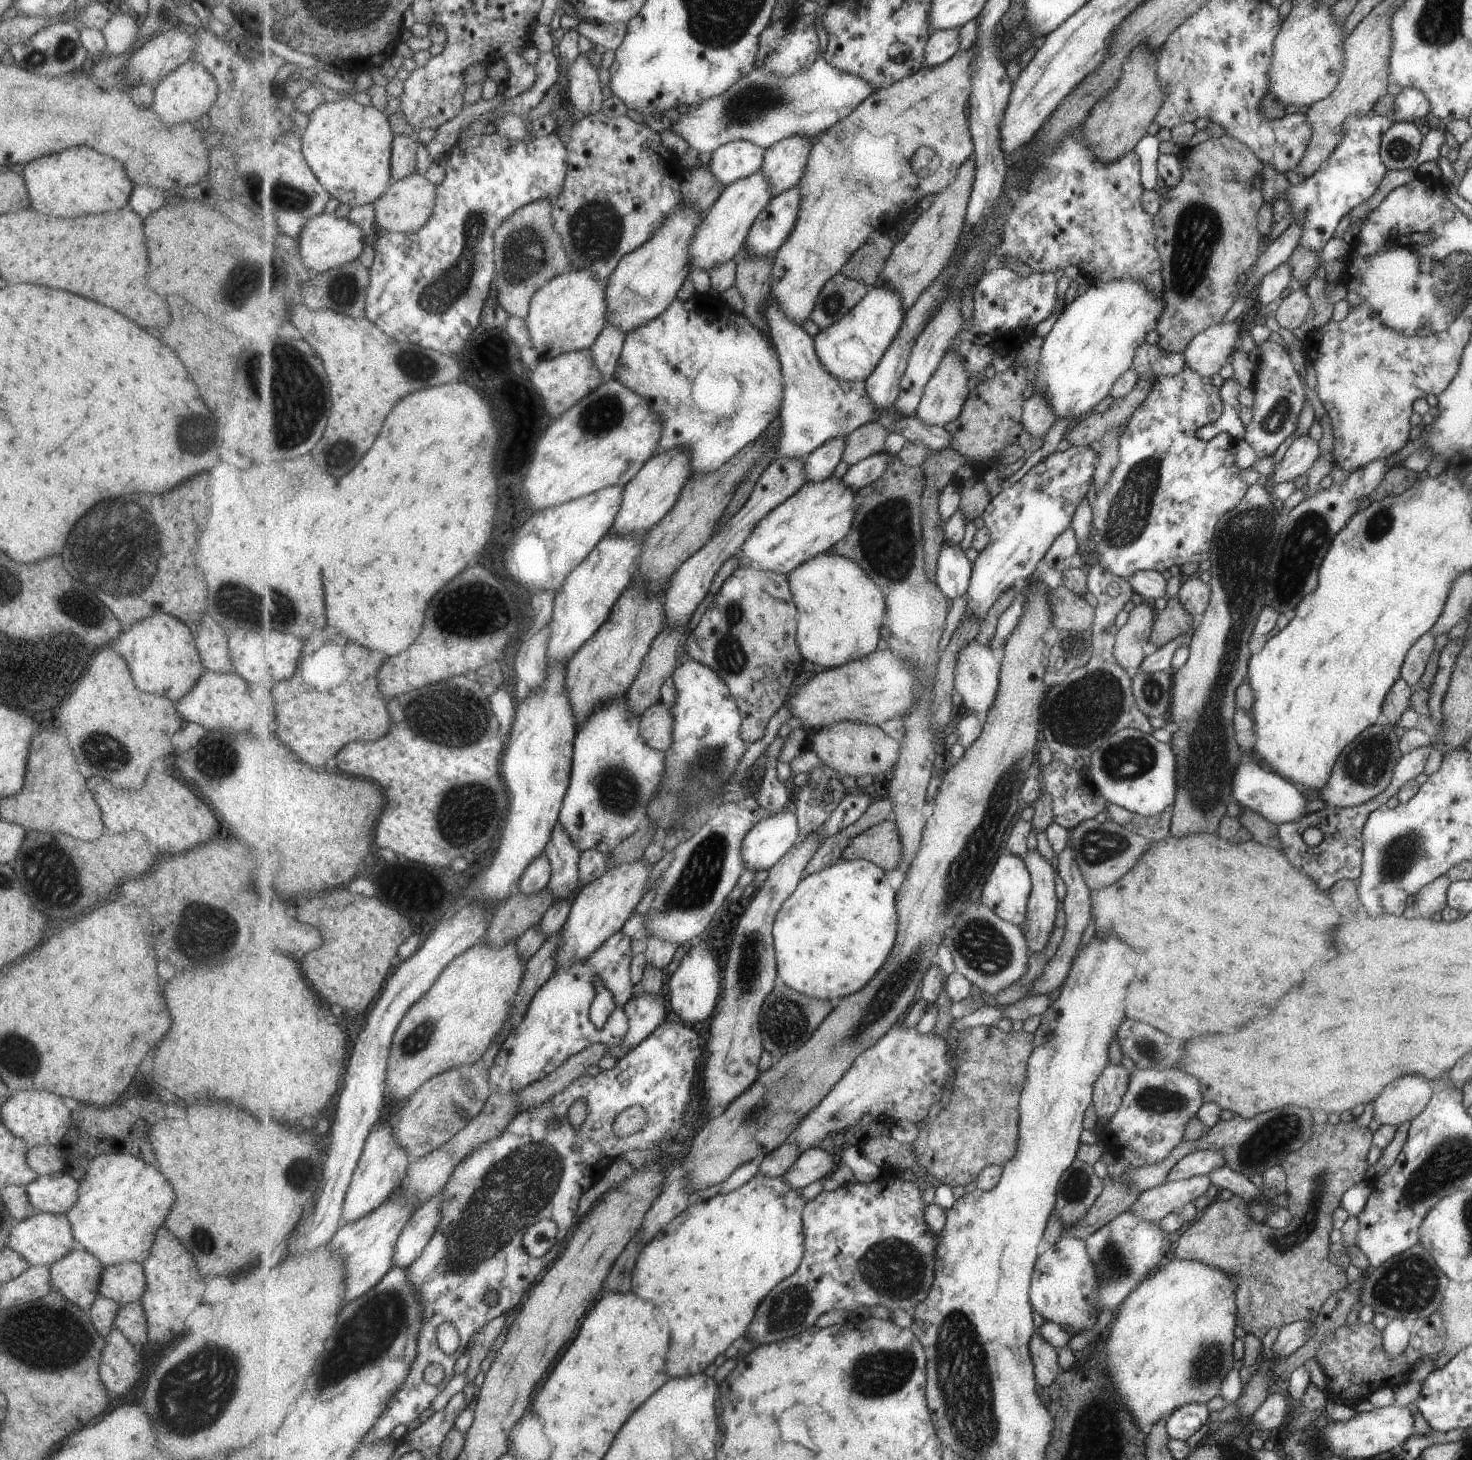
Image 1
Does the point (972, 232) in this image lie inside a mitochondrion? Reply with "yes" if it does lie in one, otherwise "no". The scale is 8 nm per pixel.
no

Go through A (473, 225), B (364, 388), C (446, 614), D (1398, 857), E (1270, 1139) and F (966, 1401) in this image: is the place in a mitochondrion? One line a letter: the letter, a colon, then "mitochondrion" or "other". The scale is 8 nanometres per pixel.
A: mitochondrion
B: other
C: mitochondrion
D: mitochondrion
E: mitochondrion
F: mitochondrion

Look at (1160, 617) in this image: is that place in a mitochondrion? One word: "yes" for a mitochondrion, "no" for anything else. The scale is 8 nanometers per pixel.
no

